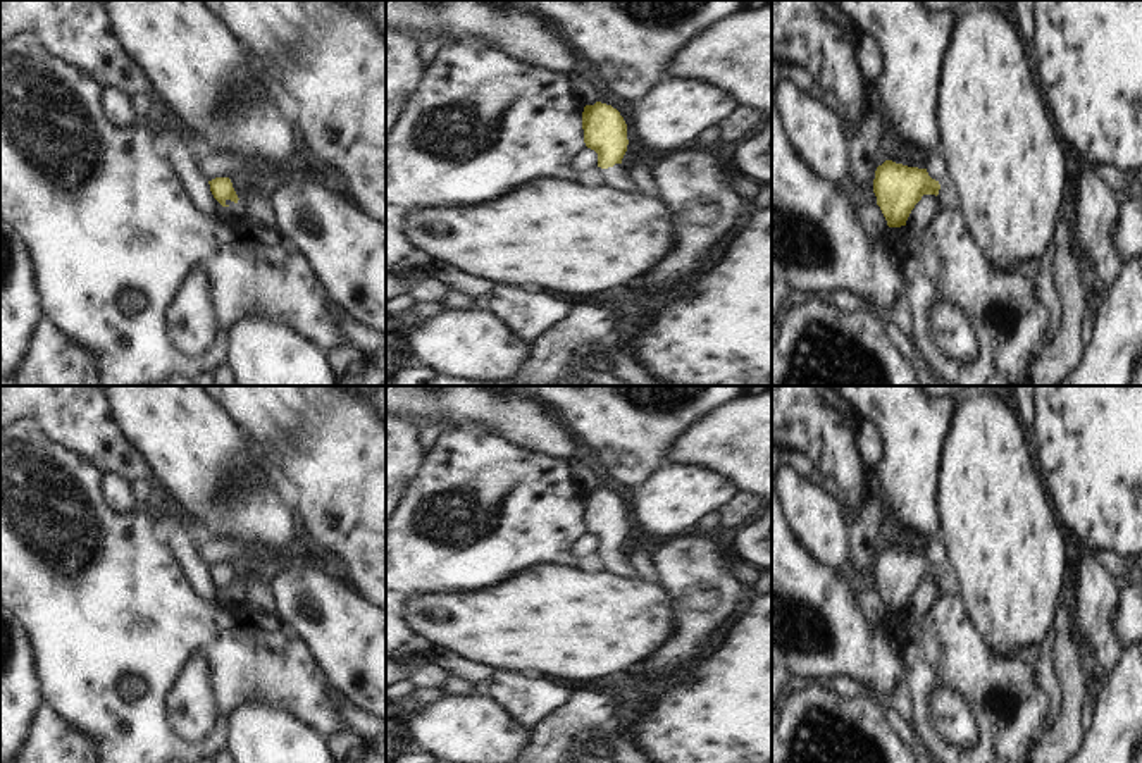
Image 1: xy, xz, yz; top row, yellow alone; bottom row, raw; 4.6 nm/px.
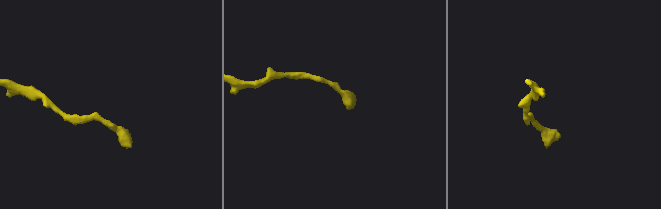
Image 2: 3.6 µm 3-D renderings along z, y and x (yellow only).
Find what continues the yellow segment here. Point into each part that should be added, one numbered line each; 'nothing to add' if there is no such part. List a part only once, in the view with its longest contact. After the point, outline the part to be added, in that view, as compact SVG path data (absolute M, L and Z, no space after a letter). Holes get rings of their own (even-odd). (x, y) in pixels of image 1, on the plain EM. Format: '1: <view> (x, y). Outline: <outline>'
1: xz (617, 564). Outline: M615 549L613 553L608 555L598 553L598 556L603 563L605 572L610 572L618 577L629 577L629 579L639 577L636 568L629 563L629 558L624 555L622 549Z

